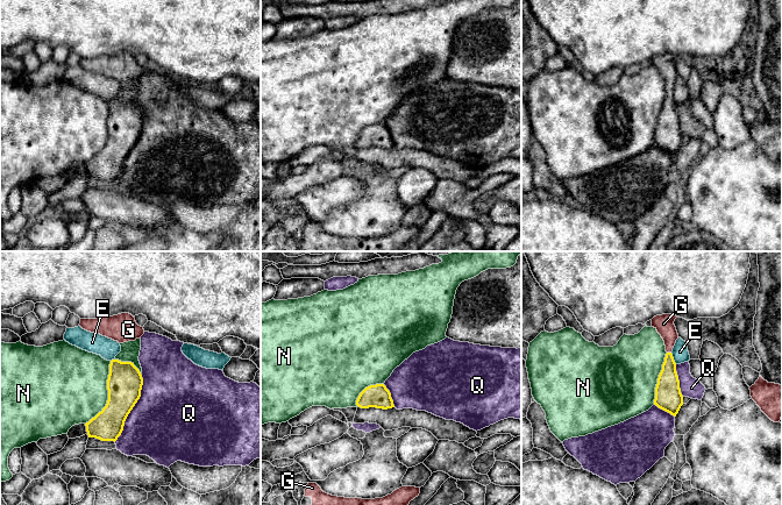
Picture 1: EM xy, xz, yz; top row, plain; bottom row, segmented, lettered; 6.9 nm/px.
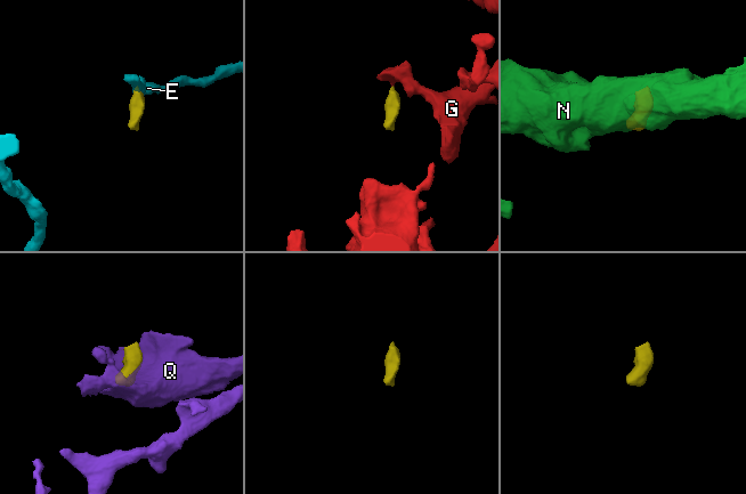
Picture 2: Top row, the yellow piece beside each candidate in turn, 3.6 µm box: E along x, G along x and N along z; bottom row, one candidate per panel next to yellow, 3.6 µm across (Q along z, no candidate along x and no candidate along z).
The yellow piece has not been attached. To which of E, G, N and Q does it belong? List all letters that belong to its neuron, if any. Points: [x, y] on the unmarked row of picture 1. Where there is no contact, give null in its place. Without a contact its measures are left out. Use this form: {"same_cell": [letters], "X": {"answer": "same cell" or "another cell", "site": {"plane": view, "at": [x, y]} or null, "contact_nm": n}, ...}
{"same_cell": ["G"], "E": {"answer": "another cell", "site": {"plane": "yz", "at": [673, 98]}, "contact_nm": 90}, "G": {"answer": "same cell", "site": {"plane": "yz", "at": [669, 92]}, "contact_nm": 30}, "N": {"answer": "another cell", "site": {"plane": "xy", "at": [108, 133]}, "contact_nm": 480}, "Q": {"answer": "another cell", "site": {"plane": "xy", "at": [132, 148]}, "contact_nm": 500}}

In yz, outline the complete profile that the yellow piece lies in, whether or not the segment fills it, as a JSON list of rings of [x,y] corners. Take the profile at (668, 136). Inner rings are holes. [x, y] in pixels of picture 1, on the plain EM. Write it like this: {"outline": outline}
{"outline": [[[662,54],[652,58],[652,66],[654,66],[663,78],[667,91],[655,127],[654,144],[674,156],[676,156],[683,144],[683,135],[681,133],[680,120],[676,112],[676,102],[671,93],[676,79],[678,78],[674,64],[676,57],[678,56]]]}

